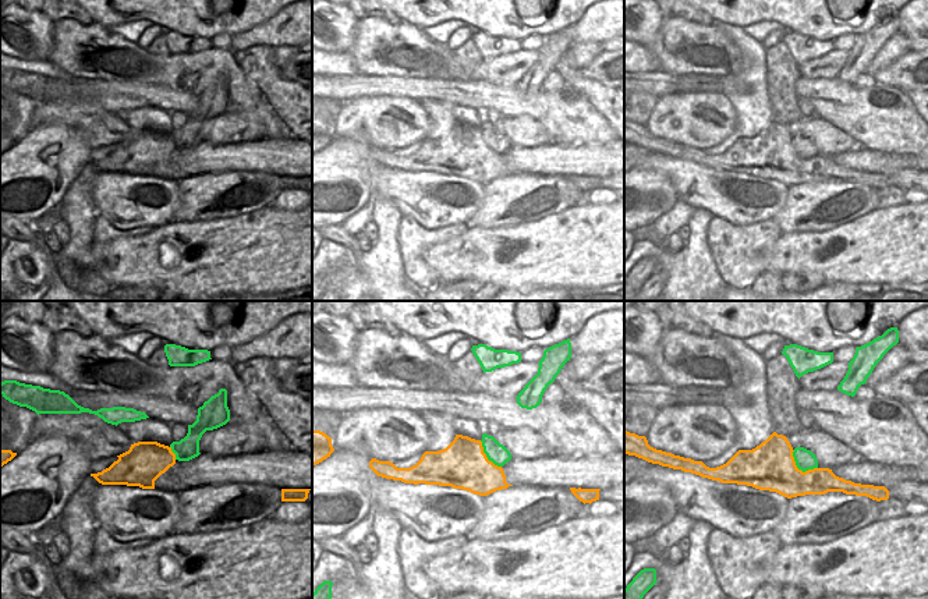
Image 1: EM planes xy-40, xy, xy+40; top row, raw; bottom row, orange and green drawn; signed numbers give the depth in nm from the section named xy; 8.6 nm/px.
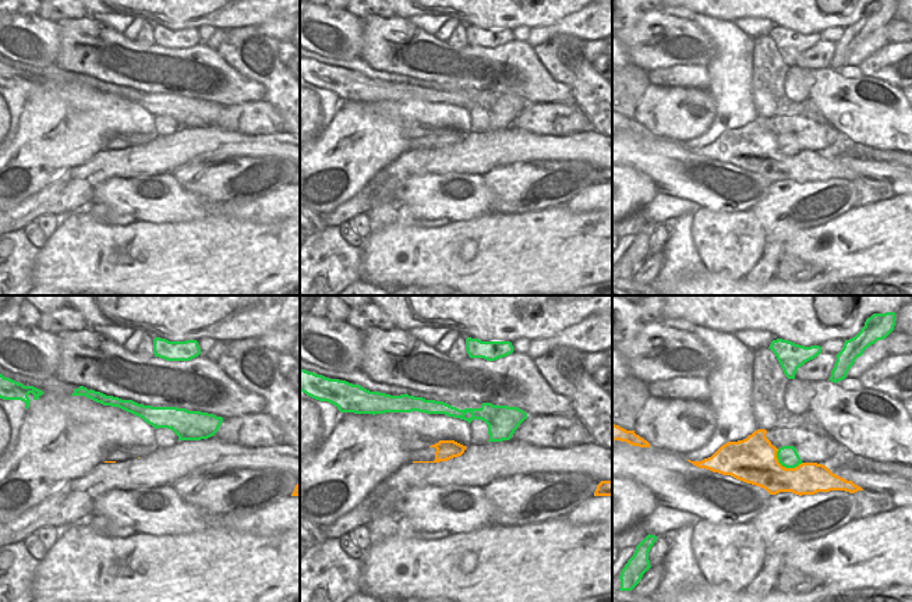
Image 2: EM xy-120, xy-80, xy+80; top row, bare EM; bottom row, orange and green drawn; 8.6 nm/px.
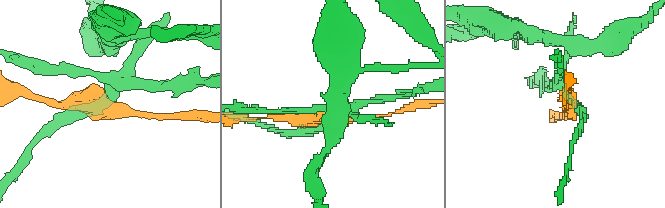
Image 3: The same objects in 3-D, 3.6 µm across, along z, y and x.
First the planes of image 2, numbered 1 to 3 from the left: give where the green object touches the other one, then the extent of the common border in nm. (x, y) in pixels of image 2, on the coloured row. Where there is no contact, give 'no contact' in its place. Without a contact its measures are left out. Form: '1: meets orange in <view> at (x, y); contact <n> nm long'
1: no contact
2: no contact
3: meets orange in xy+80 at (784, 467); contact 260 nm long

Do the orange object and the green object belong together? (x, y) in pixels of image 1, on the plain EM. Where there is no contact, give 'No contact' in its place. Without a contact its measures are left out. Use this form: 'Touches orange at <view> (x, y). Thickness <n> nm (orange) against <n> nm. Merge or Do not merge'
Touches orange at xy+40 (800, 158). Thickness 400 nm (orange) against 170 nm. Do not merge

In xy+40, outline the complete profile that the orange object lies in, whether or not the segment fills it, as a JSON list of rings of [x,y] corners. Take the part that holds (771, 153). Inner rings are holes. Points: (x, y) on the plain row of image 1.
[[[624,118],[626,142],[722,171],[747,173],[776,180],[787,187],[828,180],[867,184],[876,189],[889,187],[889,178],[885,174],[854,171],[836,164],[829,156],[803,160],[796,153],[793,139],[787,125],[773,120],[755,137],[738,138],[726,152],[709,156],[702,149],[656,138],[648,132],[645,124]]]

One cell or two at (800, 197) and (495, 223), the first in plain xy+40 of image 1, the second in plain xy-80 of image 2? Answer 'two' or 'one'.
two

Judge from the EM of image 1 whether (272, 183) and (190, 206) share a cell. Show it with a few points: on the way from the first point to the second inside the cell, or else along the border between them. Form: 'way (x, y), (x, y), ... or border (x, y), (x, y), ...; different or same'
way (251, 183), (243, 179), (218, 195), (211, 195); same

